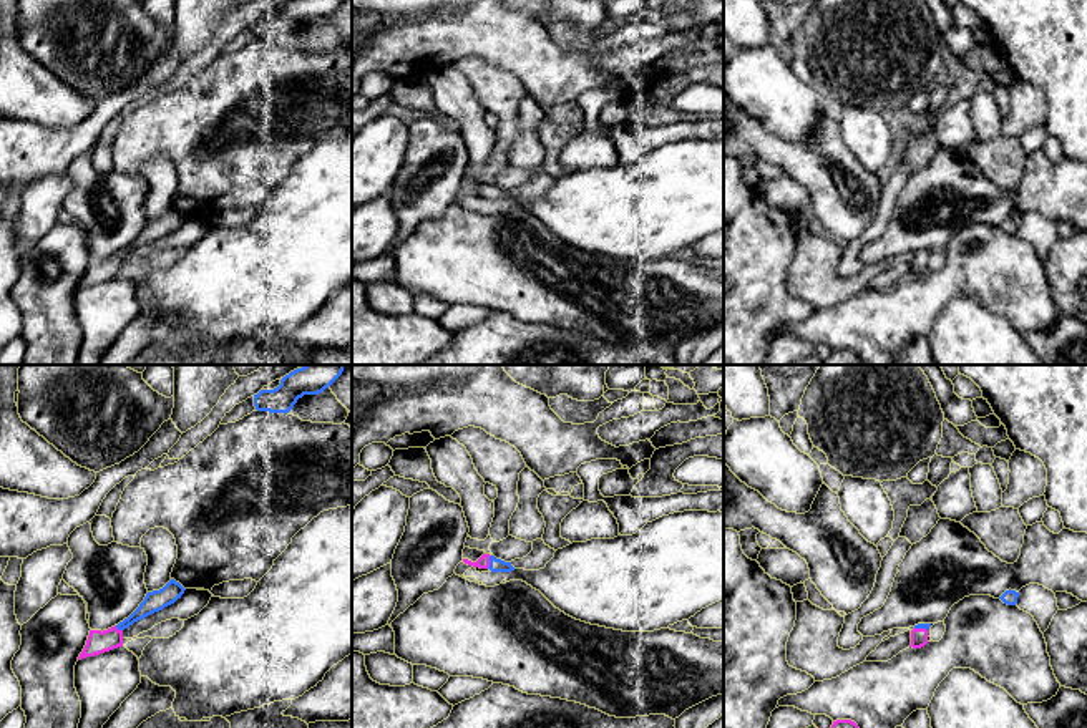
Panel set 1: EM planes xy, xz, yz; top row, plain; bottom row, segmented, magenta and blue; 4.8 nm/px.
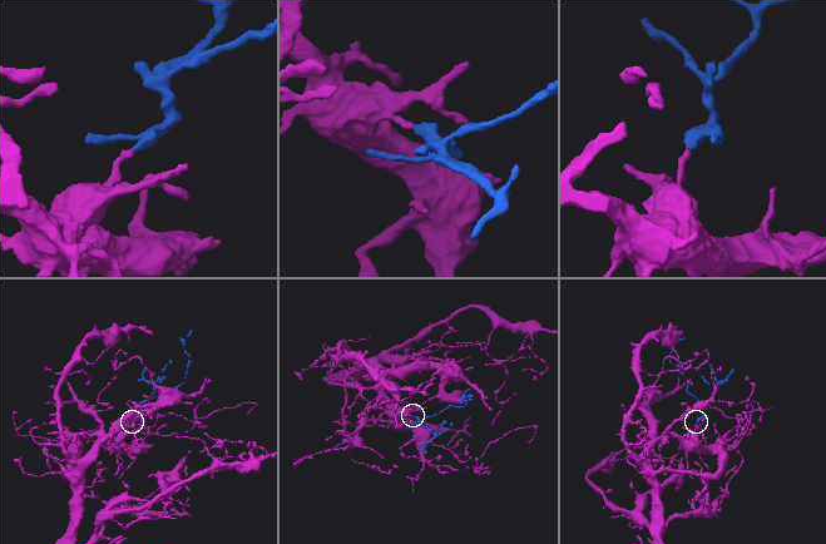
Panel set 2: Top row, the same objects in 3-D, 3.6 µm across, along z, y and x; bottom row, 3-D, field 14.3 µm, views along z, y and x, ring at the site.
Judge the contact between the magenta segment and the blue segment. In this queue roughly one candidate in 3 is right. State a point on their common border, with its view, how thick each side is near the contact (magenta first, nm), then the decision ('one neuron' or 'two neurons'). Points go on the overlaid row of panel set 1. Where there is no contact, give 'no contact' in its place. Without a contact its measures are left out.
meets magenta in xz at (488, 562); 60 nm thick on the magenta side, 60 nm on the other; one neuron

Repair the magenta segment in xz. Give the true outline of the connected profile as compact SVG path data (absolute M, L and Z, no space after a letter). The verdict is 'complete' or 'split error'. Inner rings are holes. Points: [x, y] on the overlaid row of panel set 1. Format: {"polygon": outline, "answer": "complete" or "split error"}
{"polygon": "M483 554L476 562L471 562L468 559L463 559L465 564L480 567L480 569L490 569L491 572L511 572L514 567L511 562L505 562L501 559L496 559L495 556Z", "answer": "split error"}

